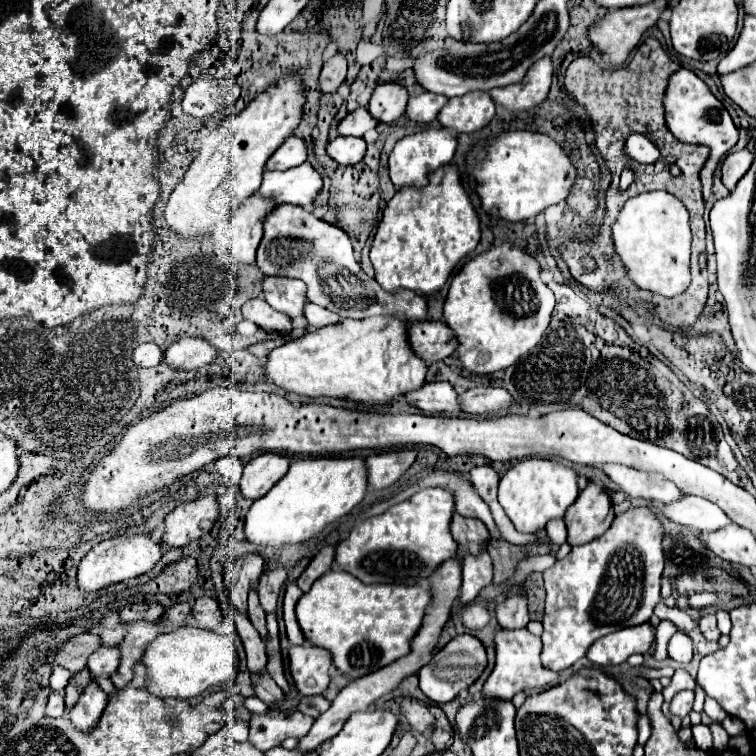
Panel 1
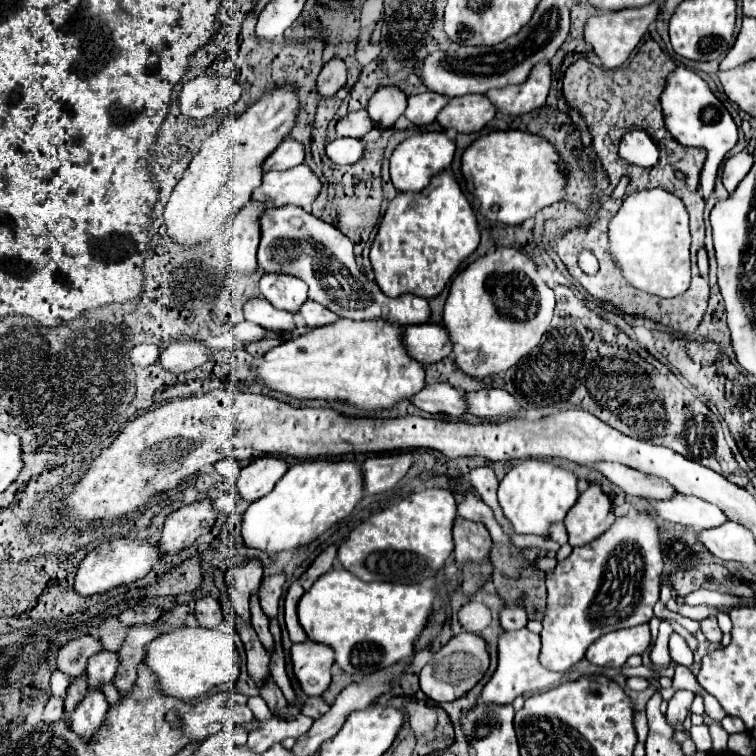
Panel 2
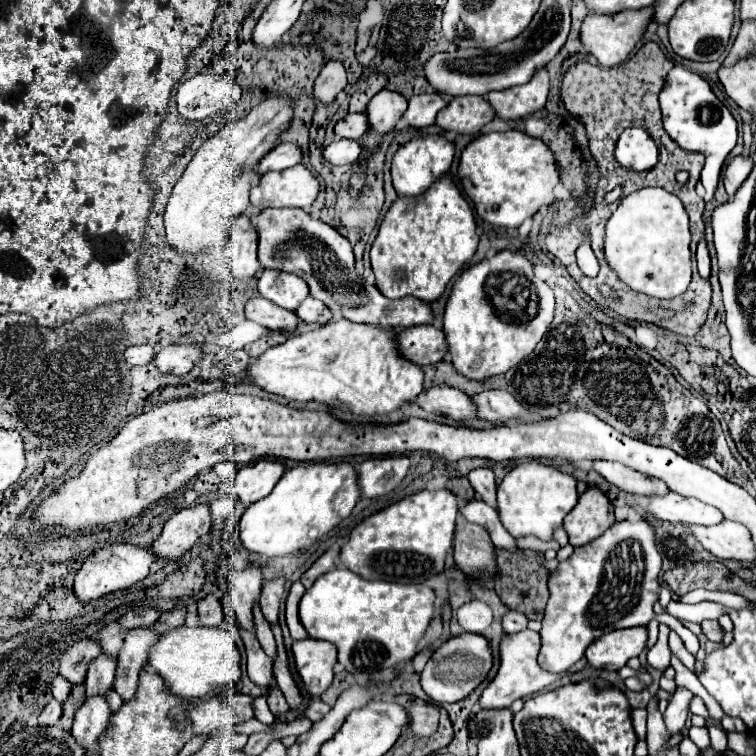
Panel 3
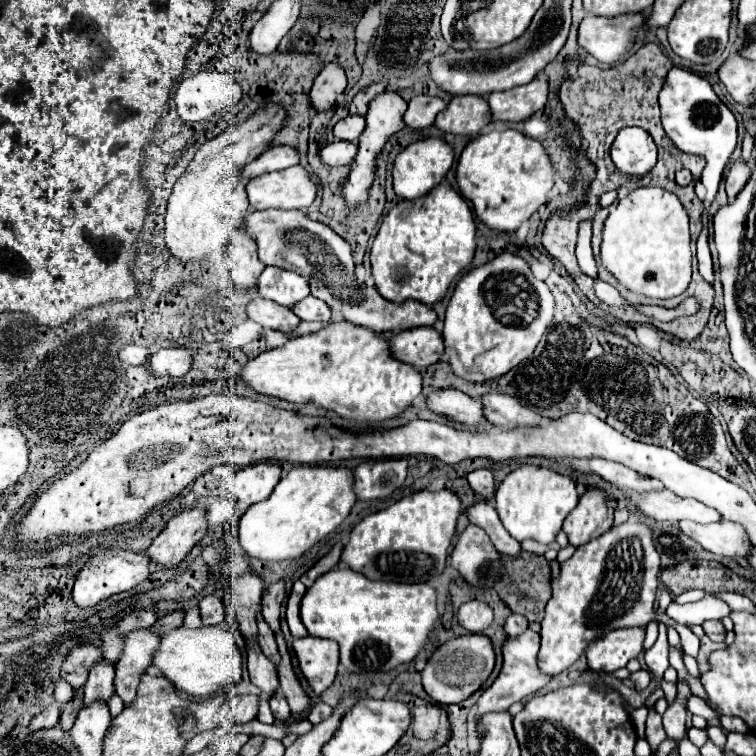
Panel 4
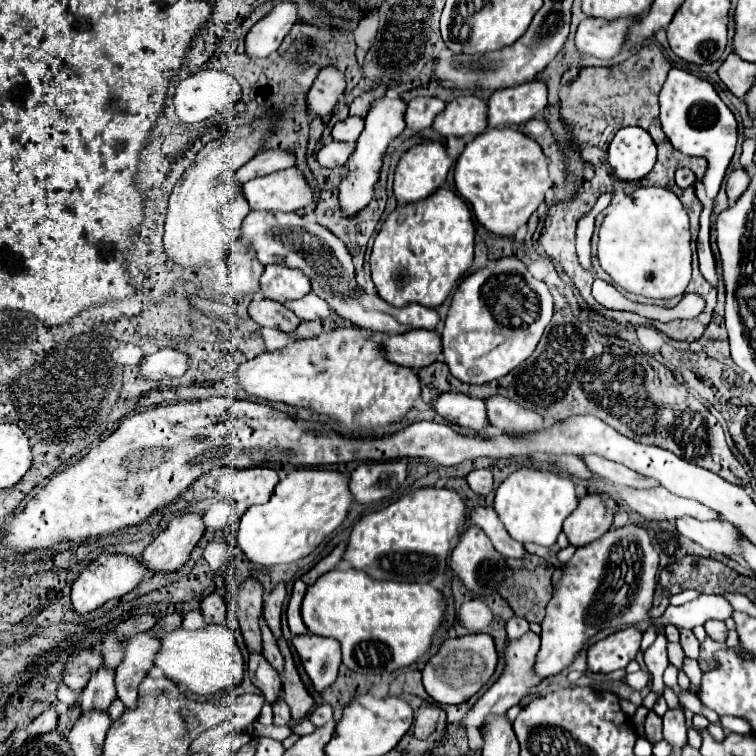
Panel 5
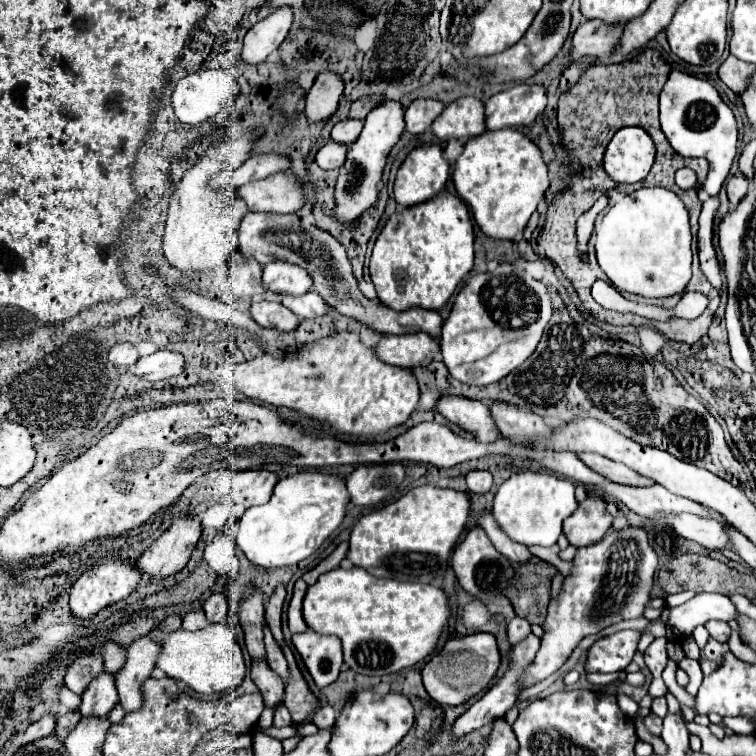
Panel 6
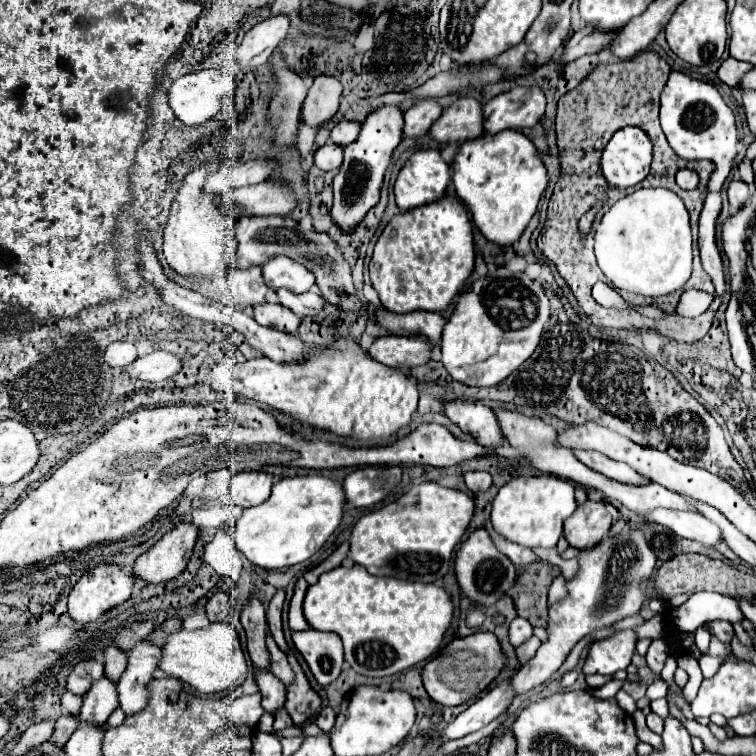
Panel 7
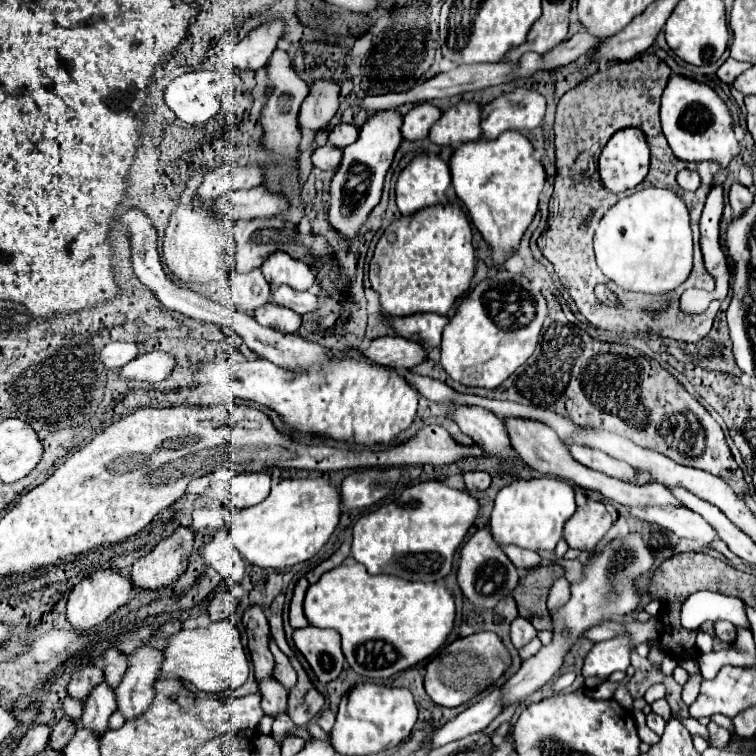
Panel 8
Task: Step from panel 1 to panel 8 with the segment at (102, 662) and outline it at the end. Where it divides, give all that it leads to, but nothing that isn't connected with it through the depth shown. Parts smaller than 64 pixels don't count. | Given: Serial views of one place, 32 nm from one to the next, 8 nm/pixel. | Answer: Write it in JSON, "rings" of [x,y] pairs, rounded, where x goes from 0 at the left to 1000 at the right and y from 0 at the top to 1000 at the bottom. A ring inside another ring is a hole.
{"rings":[[[140,902],[127,907],[119,918],[119,923],[111,929],[111,944],[106,958],[116,966],[122,966],[130,976],[138,974],[143,966],[143,950],[148,942],[153,942],[153,926],[151,926],[151,913],[143,910]]]}

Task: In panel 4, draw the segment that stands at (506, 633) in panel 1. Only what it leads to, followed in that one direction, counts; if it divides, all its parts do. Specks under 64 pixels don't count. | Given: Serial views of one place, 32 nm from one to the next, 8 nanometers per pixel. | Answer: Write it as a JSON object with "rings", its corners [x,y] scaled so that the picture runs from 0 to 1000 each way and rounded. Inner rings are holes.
{"rings":[[[696,833],[693,839],[688,839],[683,844],[672,844],[667,849],[667,857],[664,857],[664,868],[667,868],[664,889],[653,899],[653,905],[640,913],[640,918],[630,929],[627,939],[619,944],[619,958],[632,958],[635,950],[640,944],[646,944],[646,942],[669,942],[680,929],[688,929],[690,923],[712,915],[717,907],[722,907],[728,902],[728,894],[714,892],[712,884],[709,884],[712,857],[714,857],[714,841],[709,836],[704,836],[704,833]]]}

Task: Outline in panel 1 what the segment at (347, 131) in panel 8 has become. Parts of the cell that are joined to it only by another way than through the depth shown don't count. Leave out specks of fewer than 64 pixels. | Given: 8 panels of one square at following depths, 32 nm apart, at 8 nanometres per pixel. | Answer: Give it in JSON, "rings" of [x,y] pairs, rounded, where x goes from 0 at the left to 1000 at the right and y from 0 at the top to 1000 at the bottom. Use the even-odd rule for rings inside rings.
{"rings":[[[474,143],[463,148],[450,164],[447,164],[447,177],[450,180],[481,180],[487,172],[497,169],[500,161],[492,159],[492,153],[484,148],[484,143]]]}

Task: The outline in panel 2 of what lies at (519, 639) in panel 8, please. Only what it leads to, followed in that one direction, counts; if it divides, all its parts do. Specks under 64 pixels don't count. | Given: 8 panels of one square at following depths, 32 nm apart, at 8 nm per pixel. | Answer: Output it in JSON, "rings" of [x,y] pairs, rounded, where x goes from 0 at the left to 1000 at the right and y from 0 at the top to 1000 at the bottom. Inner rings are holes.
{"rings":[[[667,799],[667,807],[661,810],[661,825],[669,836],[690,833],[690,831],[696,831],[696,823],[698,823],[698,817],[688,799]]]}

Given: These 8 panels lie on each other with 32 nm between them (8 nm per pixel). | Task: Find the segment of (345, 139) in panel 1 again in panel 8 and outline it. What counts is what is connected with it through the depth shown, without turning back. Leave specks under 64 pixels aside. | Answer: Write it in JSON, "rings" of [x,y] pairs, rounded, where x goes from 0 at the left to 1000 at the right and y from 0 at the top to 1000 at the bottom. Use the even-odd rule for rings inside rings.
{"rings":[[[437,190],[423,193],[413,201],[413,217],[423,225],[439,225],[450,217],[450,212],[452,212],[452,201],[447,196],[439,196]]]}

